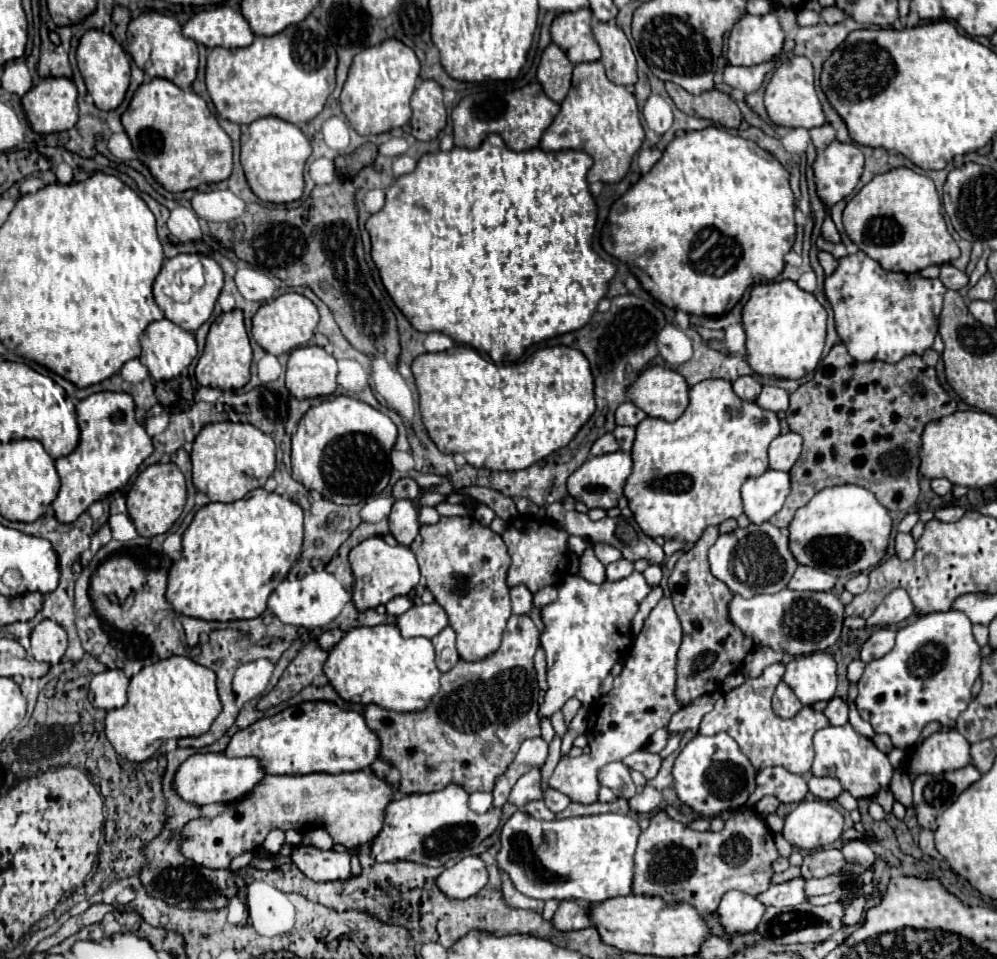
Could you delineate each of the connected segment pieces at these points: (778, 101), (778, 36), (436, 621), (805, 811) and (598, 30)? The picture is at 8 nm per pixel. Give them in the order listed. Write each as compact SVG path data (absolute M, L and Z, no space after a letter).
M804 57L788 59L776 69L776 73L772 75L772 79L766 87L764 103L766 103L768 117L776 125L782 125L782 127L814 129L814 127L822 127L826 123L826 115L822 111L822 105L820 105L820 99L818 99L816 87L814 87L814 69L812 69L812 63Z
M774 11L768 15L744 15L728 37L730 65L758 65L772 61L782 53L784 31Z
M438 603L414 605L398 617L396 623L402 631L402 637L428 637L432 639L448 625L448 615Z
M824 799L800 801L798 807L786 815L782 835L800 849L822 849L838 841L844 829L844 817L832 803Z
M596 23L592 27L594 39L602 49L600 61L608 71L608 79L616 85L634 85L636 83L636 57L632 53L630 41L624 31L614 23Z

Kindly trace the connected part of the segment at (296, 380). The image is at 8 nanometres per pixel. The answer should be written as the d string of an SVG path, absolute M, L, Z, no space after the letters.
M298 347L288 357L286 387L296 399L326 397L338 387L336 359L322 347Z

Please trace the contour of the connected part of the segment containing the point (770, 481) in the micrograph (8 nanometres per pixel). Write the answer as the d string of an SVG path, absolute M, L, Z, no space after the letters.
M768 469L756 479L748 479L742 485L744 513L756 525L776 515L790 493L790 475L786 471Z

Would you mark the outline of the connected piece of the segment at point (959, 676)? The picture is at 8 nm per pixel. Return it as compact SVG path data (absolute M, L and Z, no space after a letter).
M960 611L930 613L898 629L894 649L866 665L860 677L860 717L870 721L876 733L886 733L894 747L910 749L920 739L926 723L940 721L954 727L956 717L972 701L970 689L980 677L980 645L972 633L972 621Z

